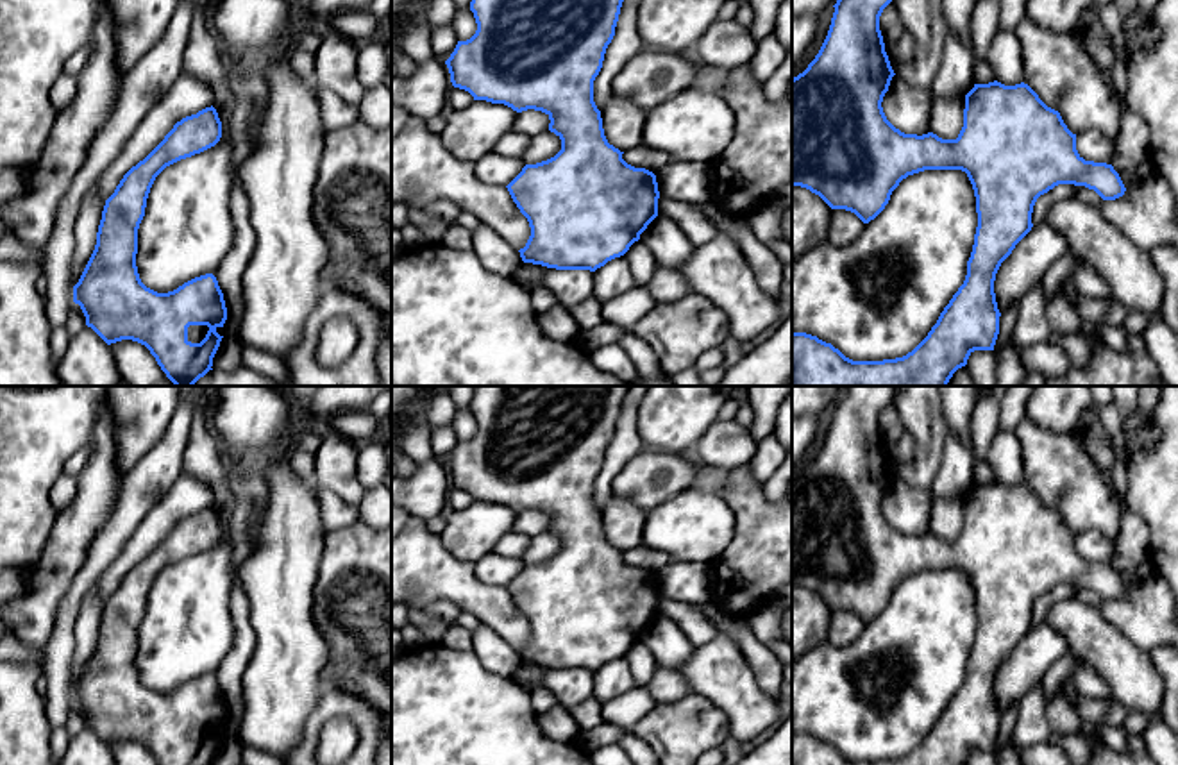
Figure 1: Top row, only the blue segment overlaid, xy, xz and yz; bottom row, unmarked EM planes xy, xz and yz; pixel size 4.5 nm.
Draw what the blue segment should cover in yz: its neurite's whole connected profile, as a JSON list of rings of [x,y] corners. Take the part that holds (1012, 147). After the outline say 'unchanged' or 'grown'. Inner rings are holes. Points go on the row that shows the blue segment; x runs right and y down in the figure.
[[[837,0],[819,54],[792,79],[792,186],[806,188],[831,209],[851,211],[869,223],[908,175],[924,170],[965,172],[978,213],[967,275],[928,336],[903,357],[853,361],[817,336],[792,332],[792,386],[947,386],[974,350],[994,350],[1001,316],[994,293],[996,273],[1031,231],[1037,198],[1058,184],[1085,186],[1103,200],[1115,200],[1126,191],[1112,164],[1085,161],[1078,154],[1076,134],[1024,82],[974,84],[965,95],[963,127],[956,139],[896,129],[881,107],[896,75],[879,30],[879,16],[890,2]]] | unchanged

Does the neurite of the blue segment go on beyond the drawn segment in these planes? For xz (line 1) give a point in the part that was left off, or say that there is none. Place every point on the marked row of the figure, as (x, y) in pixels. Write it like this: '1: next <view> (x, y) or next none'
1: next none

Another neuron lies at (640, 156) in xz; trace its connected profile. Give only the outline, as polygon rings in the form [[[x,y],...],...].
[[[638,145],[624,152],[622,159],[635,168],[645,168],[652,173],[670,163],[670,157],[667,154],[656,152],[645,145]]]

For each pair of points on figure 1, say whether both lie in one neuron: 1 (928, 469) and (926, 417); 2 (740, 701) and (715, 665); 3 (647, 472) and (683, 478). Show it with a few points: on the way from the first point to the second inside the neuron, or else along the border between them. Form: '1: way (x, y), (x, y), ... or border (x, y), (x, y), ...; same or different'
1: way (928, 456), (928, 429); same
2: way (737, 692), (721, 674); same
3: way (656, 476), (674, 476); same

